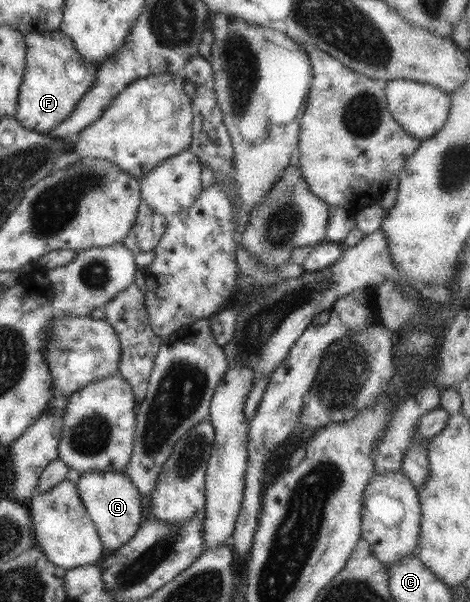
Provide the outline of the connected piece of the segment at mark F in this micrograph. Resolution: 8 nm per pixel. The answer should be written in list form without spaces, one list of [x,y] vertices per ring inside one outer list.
[[[59,30],[34,31],[25,35],[24,44],[26,67],[19,87],[16,120],[28,130],[48,134],[72,115],[78,101],[91,88],[98,65],[84,61],[83,80],[73,82],[66,74],[66,61],[82,61],[83,56],[77,52],[68,35]]]

